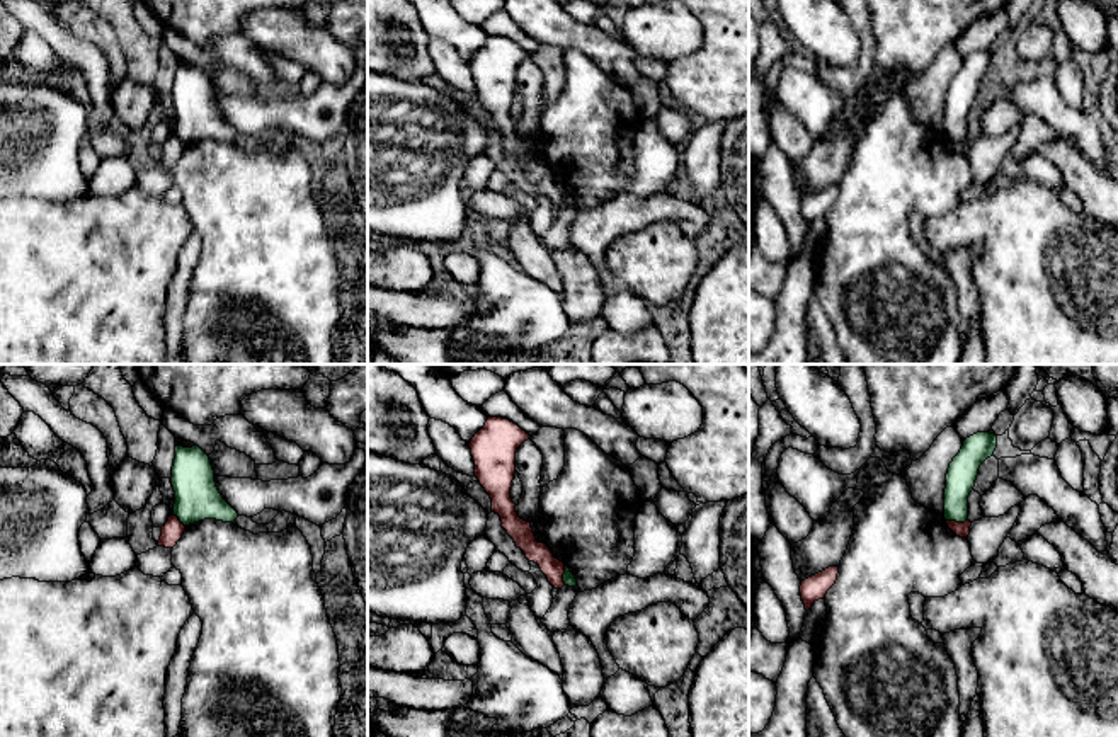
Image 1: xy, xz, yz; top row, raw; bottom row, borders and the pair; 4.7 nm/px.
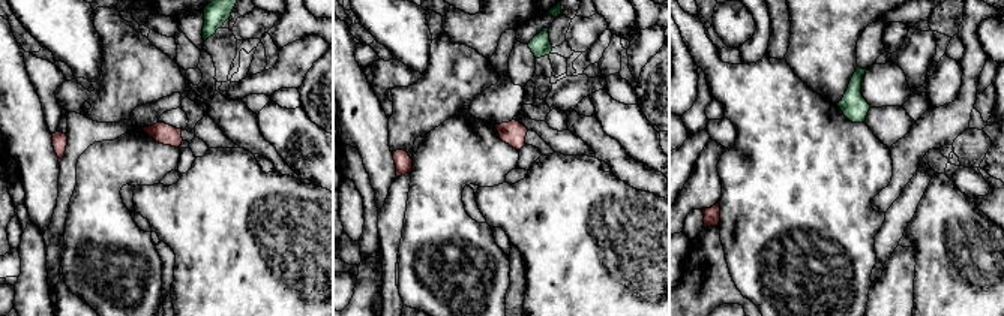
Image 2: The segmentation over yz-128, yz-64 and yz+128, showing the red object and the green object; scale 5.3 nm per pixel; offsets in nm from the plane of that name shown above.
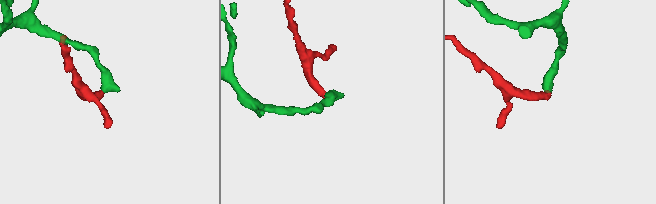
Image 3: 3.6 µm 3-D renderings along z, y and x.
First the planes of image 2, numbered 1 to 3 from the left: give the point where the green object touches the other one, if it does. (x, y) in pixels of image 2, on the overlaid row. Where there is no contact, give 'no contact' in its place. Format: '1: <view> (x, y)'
1: no contact
2: no contact
3: no contact

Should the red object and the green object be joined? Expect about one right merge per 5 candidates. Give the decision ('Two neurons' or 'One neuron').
Two neurons

